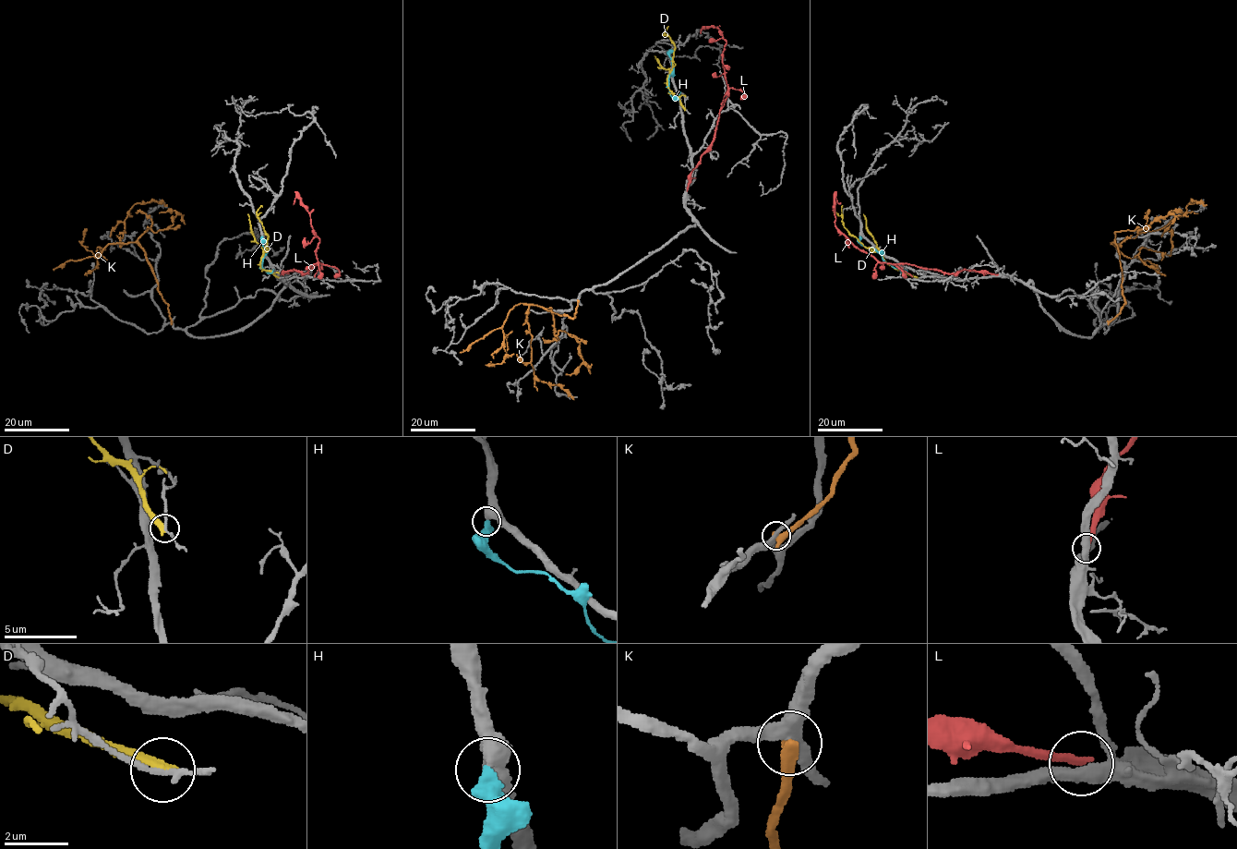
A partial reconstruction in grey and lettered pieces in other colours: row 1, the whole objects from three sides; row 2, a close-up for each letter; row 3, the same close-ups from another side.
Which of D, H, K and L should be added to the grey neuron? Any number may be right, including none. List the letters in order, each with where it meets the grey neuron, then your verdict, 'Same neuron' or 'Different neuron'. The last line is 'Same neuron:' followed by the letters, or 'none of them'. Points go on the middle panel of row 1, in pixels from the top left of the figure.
D: Touches grey at (685, 108). Different neuron
H: Touches grey at (668, 53). Different neuron
K: Touches grey at (578, 301). Different neuron
L: Touches grey at (687, 189). Different neuron
Same neuron: none of them

